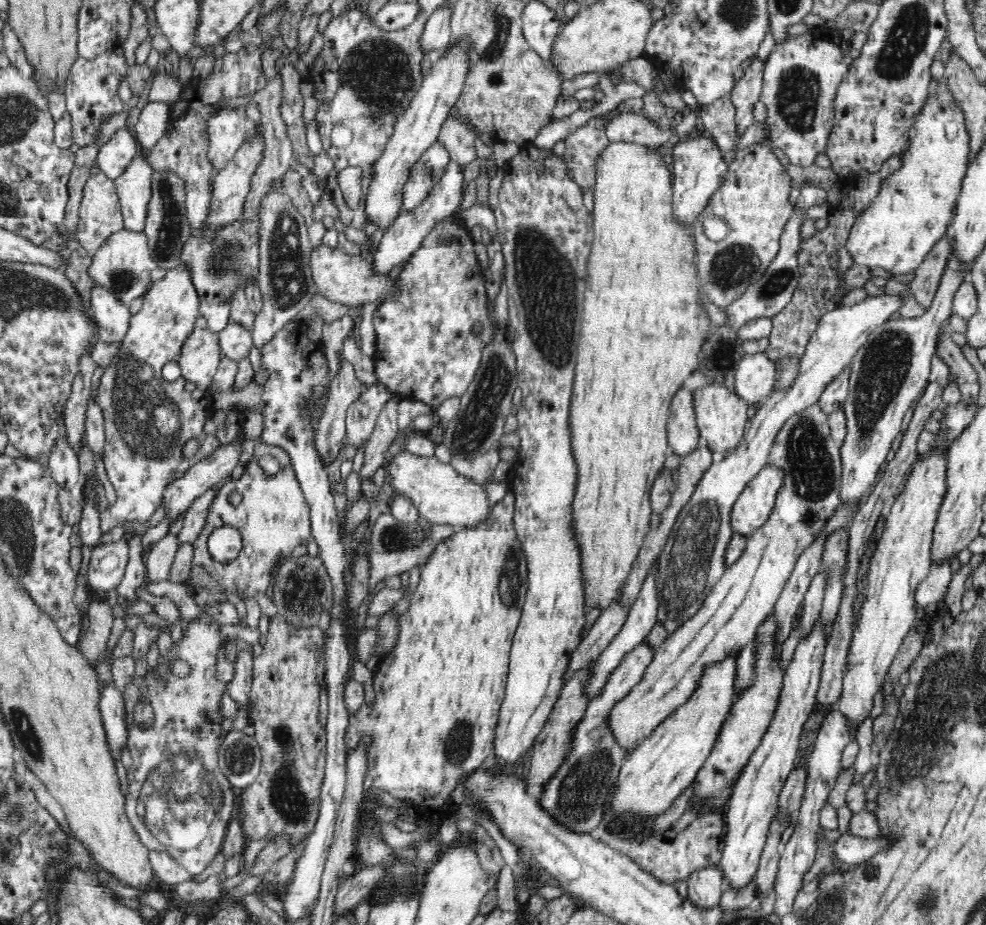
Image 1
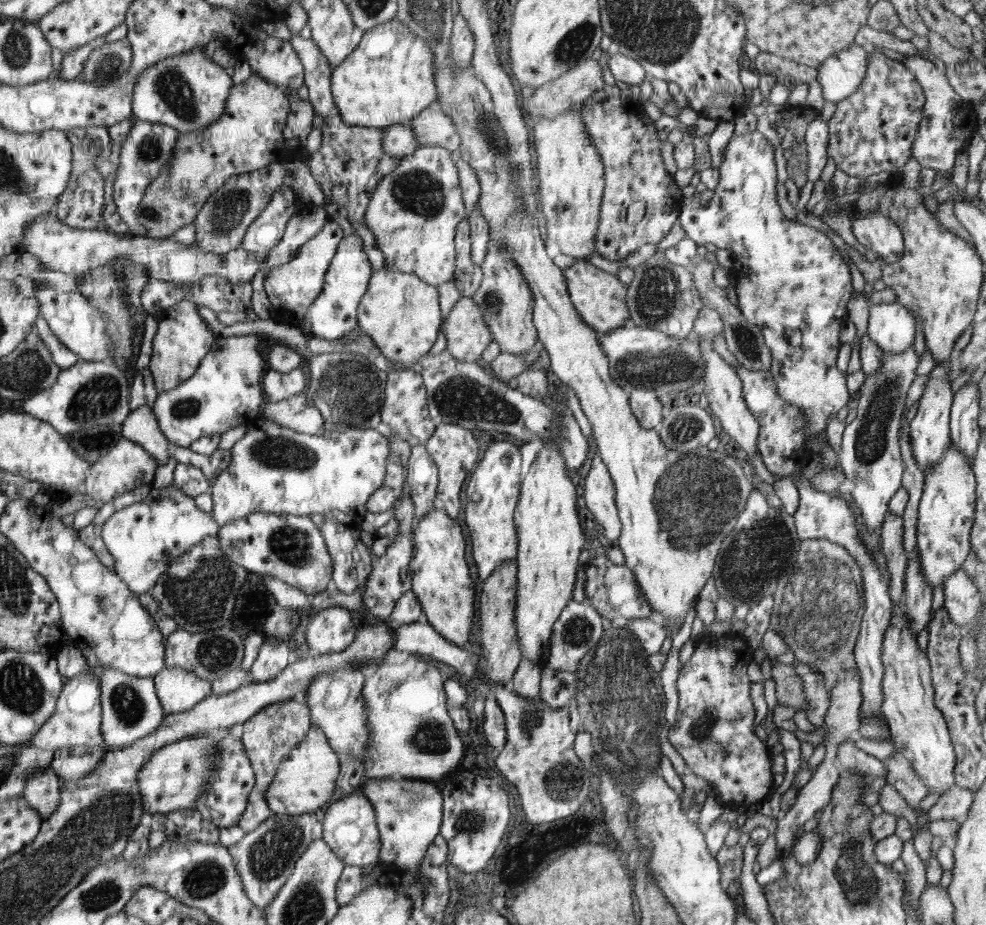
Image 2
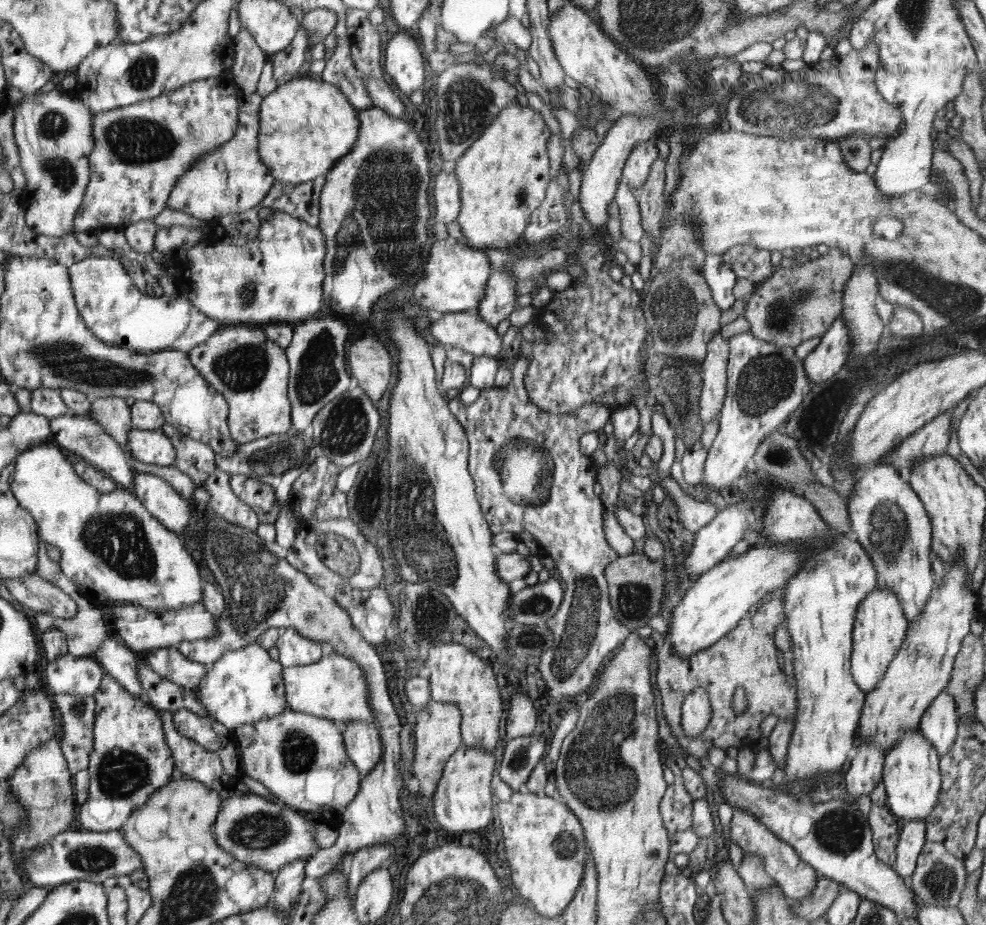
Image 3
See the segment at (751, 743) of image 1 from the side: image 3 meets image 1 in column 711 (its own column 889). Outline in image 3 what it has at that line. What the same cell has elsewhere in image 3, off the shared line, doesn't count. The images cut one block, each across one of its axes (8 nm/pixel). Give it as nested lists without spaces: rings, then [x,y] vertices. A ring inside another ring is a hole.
[[[920,728],[916,732],[902,734],[900,742],[890,752],[886,752],[882,783],[887,794],[887,807],[899,821],[922,820],[925,822],[930,812],[934,810],[934,806],[938,804],[941,782],[938,752],[922,736]]]

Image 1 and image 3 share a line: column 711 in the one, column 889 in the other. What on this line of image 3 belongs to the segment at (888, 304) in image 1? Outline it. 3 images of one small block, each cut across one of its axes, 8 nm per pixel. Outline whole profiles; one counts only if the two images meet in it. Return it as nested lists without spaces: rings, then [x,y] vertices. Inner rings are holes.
[[[879,462],[861,473],[855,492],[846,504],[852,536],[866,550],[872,566],[876,568],[876,586],[898,596],[909,623],[918,620],[935,584],[930,555],[932,523],[922,502],[906,477],[900,475],[892,464]]]

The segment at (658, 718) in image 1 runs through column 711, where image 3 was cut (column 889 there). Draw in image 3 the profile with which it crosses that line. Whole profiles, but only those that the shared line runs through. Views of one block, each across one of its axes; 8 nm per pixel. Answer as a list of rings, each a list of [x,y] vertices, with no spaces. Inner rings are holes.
[[[874,586],[874,590],[858,604],[852,630],[851,672],[858,688],[868,694],[884,678],[886,668],[904,643],[909,622],[904,616],[900,600],[894,592]]]

